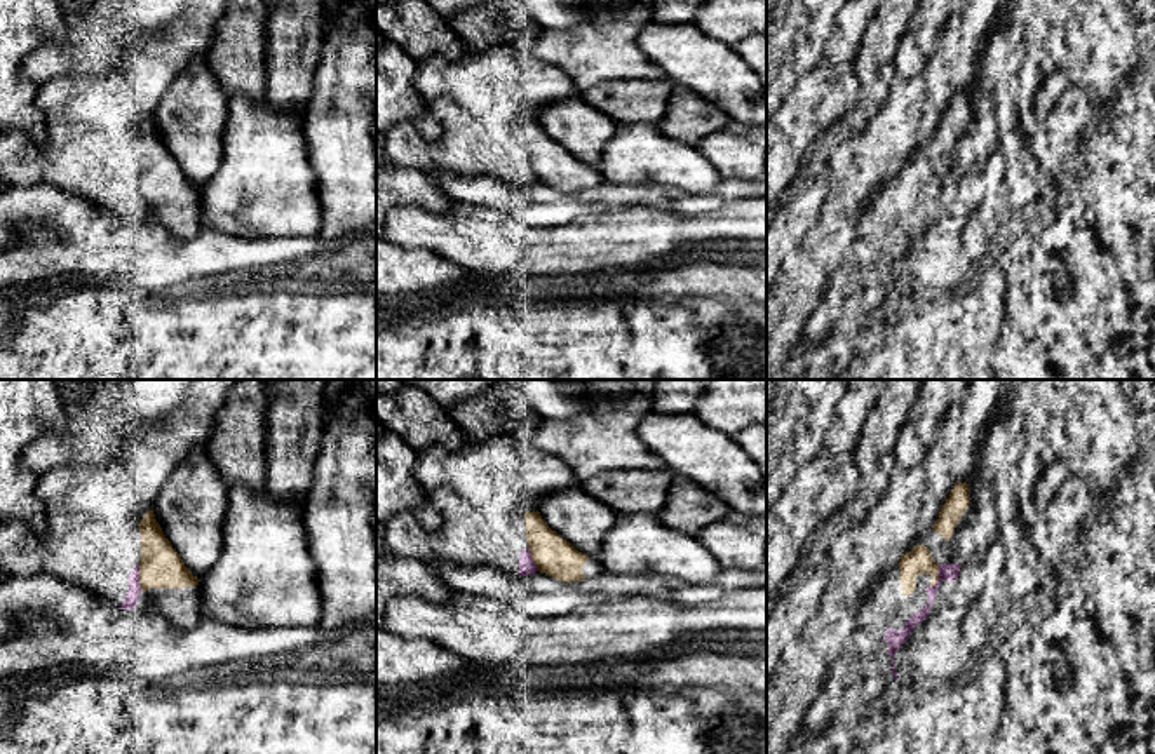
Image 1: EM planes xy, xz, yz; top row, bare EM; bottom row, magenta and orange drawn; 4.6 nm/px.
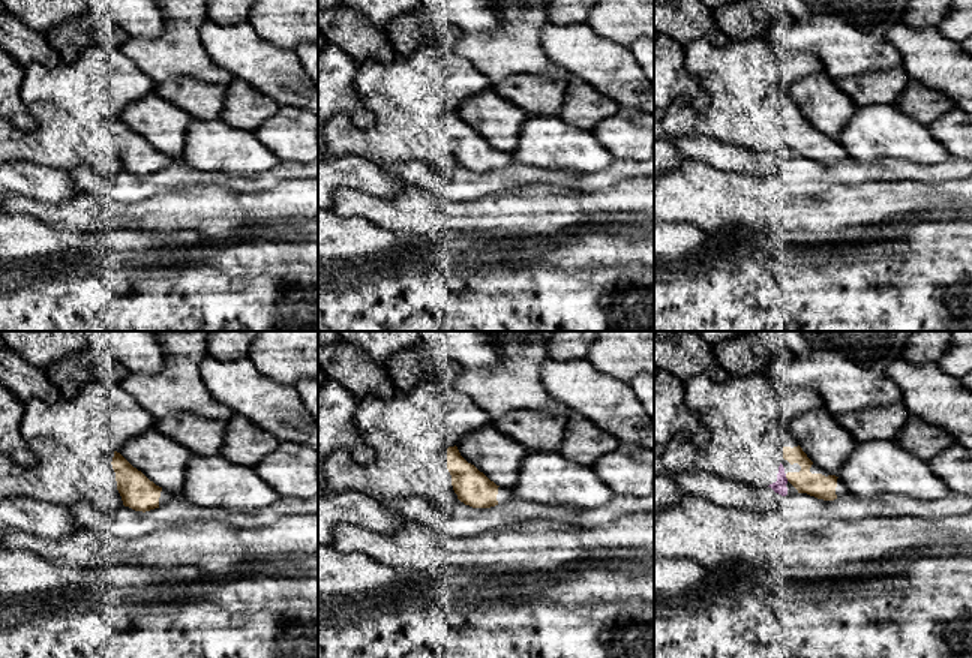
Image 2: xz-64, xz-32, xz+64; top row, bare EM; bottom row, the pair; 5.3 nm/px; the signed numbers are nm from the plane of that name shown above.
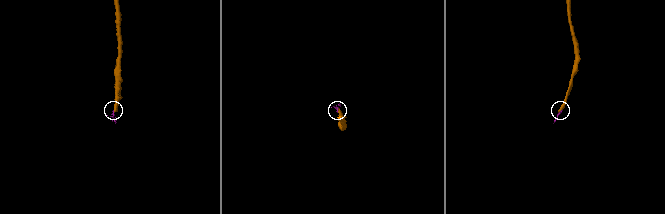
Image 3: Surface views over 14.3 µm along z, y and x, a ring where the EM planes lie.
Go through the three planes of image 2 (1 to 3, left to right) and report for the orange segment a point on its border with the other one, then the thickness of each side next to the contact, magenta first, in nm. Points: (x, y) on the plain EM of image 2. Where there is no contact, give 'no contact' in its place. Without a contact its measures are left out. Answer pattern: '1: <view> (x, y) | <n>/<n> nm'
1: no contact
2: no contact
3: xz+64 (785, 141) | 70/130 nm

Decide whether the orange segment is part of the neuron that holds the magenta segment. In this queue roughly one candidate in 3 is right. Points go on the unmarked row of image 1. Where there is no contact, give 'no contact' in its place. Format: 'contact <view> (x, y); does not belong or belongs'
contact yz (939, 187); belongs

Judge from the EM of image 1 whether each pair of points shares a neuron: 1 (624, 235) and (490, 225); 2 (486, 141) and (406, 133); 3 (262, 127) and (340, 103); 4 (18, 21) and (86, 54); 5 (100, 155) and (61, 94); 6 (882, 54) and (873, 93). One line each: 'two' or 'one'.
1: one
2: one
3: two
4: two
5: one
6: one

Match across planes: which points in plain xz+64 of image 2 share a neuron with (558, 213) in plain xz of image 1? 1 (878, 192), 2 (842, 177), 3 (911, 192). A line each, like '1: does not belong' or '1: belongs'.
1: does not belong
2: belongs
3: does not belong

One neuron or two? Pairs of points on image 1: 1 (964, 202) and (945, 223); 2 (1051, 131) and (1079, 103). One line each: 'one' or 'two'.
1: one
2: one

